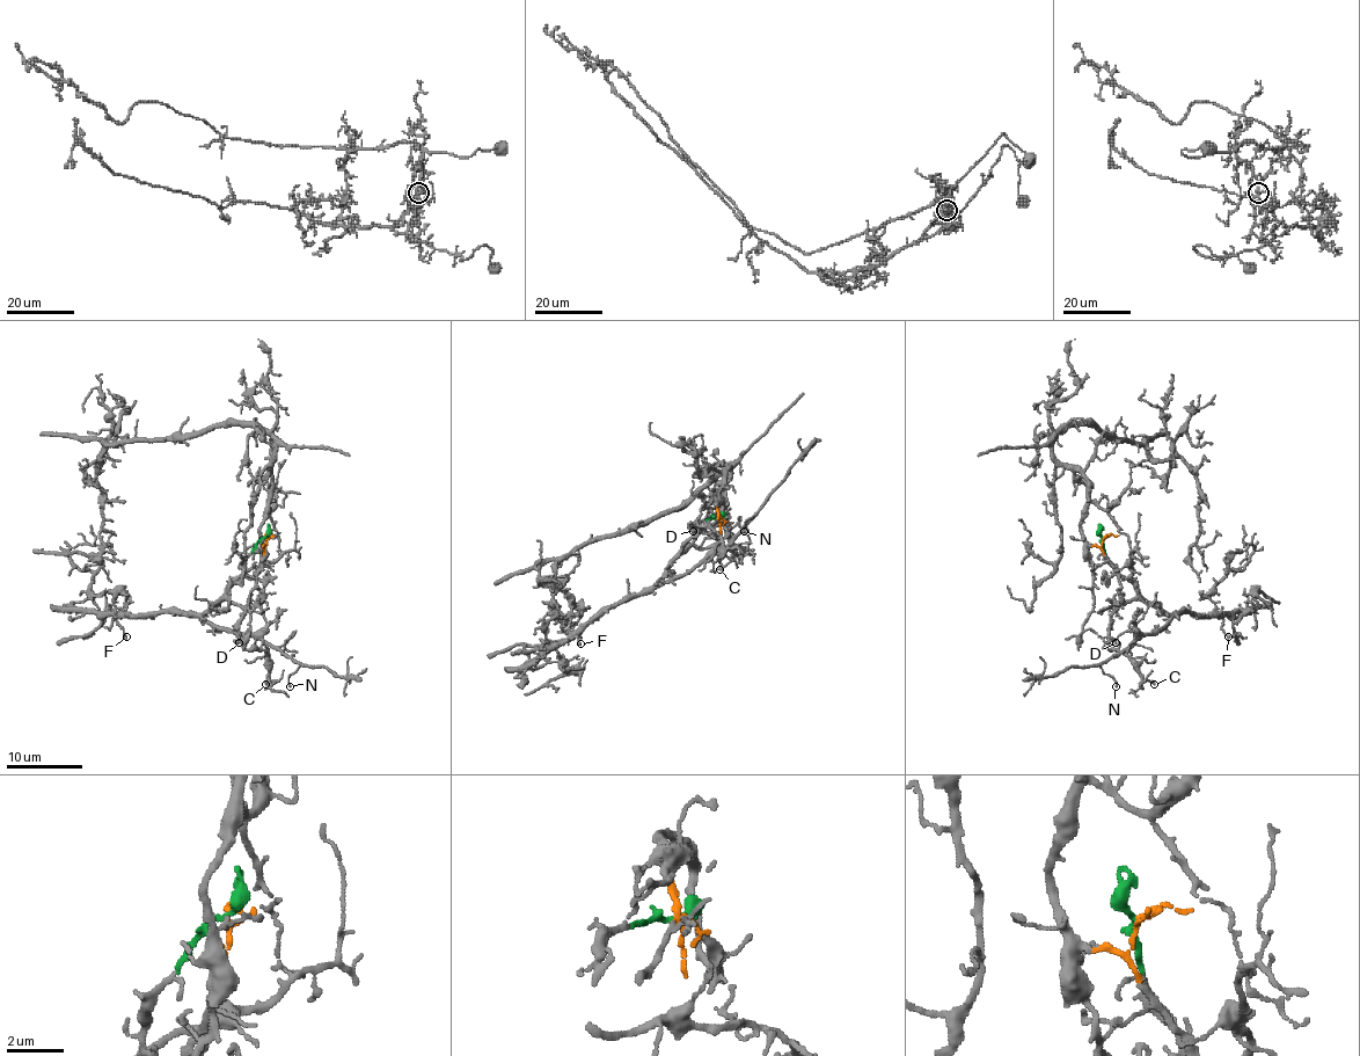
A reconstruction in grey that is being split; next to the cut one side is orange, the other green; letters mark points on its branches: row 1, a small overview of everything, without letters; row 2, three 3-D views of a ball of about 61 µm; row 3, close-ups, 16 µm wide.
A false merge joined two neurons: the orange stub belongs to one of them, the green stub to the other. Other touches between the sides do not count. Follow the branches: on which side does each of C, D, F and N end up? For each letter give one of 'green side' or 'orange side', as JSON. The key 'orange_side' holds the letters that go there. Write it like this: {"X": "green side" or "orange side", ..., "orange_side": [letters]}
{"C": "green side", "D": "green side", "F": "green side", "N": "green side", "orange_side": []}

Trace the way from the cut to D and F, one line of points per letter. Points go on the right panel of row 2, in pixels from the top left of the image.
D: (1102, 537), (1109, 563), (1135, 590), (1135, 596), (1113, 612), (1108, 641), (1114, 643)
F: (1102, 537), (1103, 554), (1113, 569), (1145, 599), (1171, 612), (1215, 614), (1223, 620), (1221, 628), (1228, 638)

